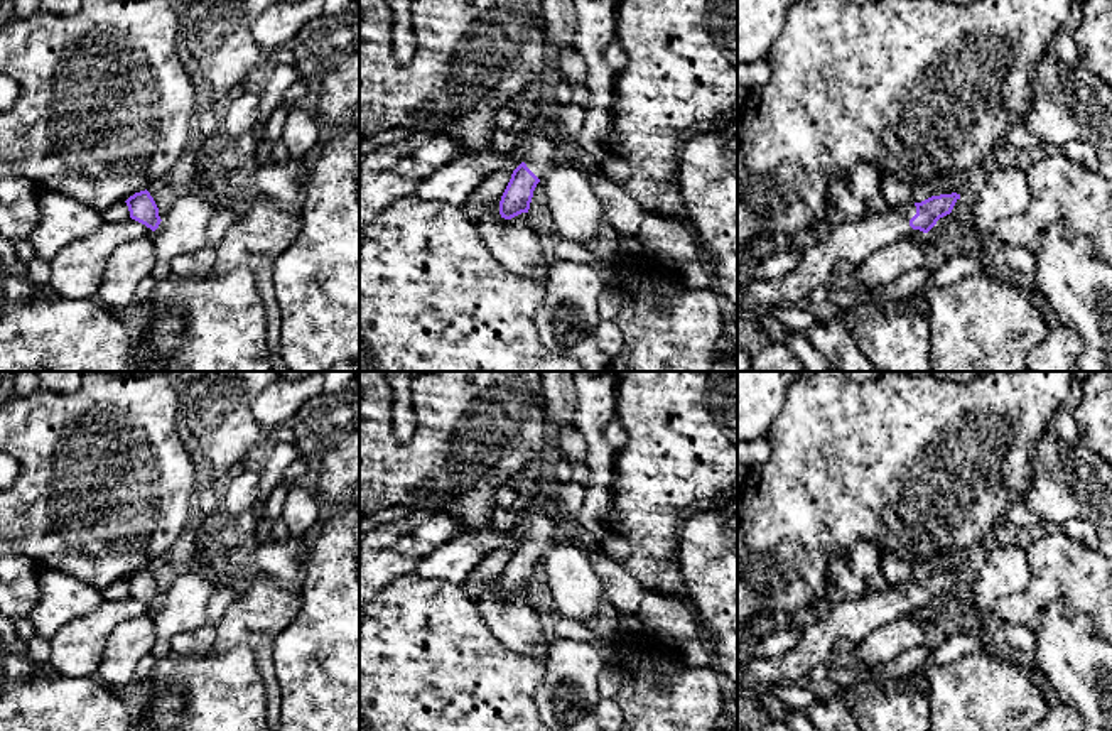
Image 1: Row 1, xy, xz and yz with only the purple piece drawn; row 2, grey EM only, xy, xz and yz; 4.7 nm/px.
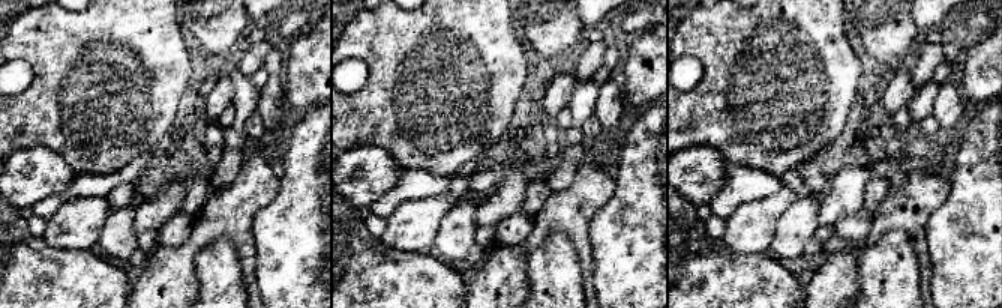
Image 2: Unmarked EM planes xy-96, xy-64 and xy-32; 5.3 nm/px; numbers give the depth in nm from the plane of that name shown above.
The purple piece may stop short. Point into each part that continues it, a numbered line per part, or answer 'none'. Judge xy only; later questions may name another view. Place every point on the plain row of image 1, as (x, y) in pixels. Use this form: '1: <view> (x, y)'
none

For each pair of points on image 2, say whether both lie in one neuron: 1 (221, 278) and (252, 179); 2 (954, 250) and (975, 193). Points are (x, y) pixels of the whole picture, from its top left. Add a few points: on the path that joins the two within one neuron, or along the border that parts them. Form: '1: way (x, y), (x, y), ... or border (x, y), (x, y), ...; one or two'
1: border (197, 253), (225, 238), (237, 254), (243, 277); two
2: way (963, 236), (975, 223), (975, 206); one

